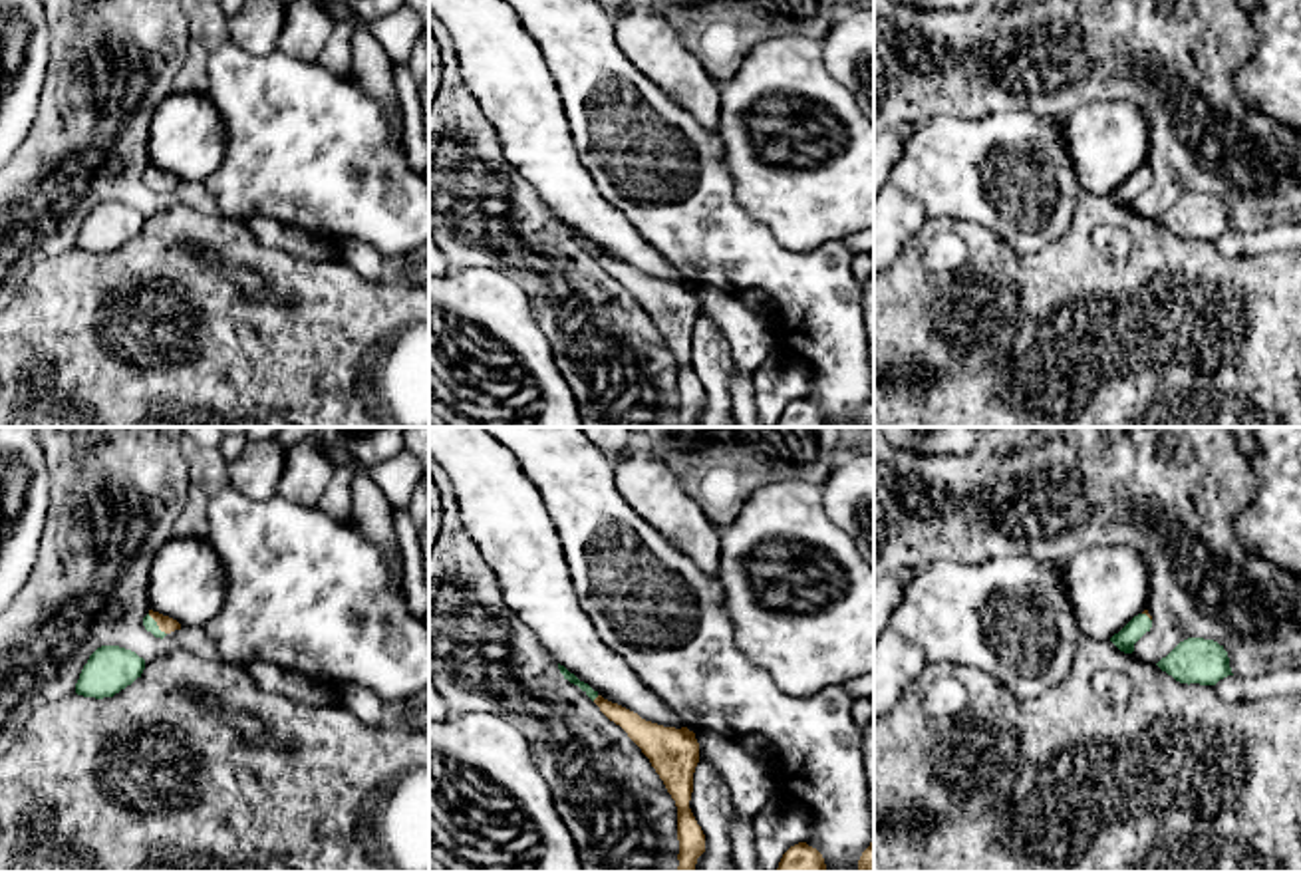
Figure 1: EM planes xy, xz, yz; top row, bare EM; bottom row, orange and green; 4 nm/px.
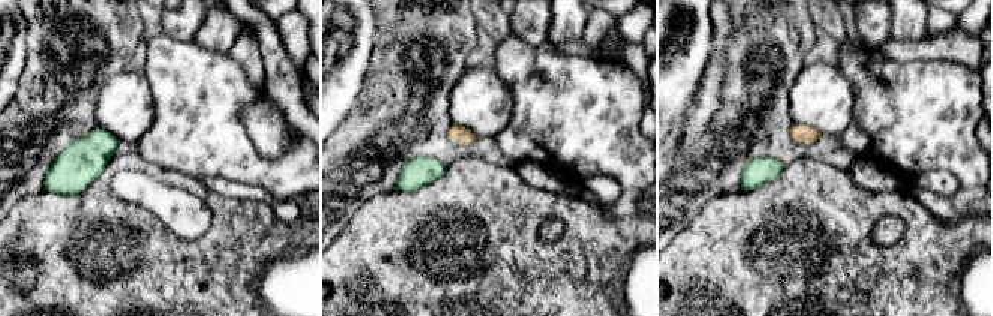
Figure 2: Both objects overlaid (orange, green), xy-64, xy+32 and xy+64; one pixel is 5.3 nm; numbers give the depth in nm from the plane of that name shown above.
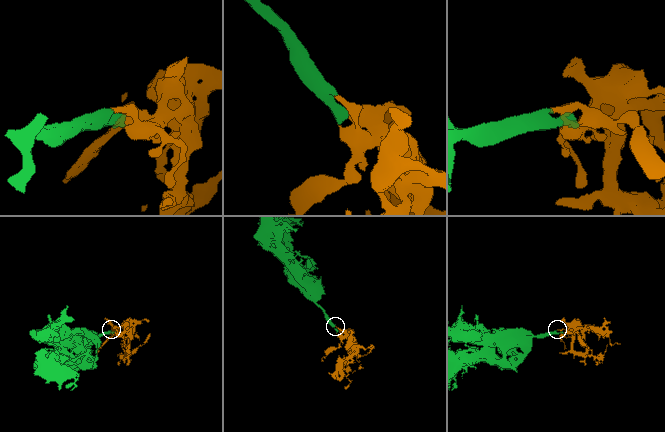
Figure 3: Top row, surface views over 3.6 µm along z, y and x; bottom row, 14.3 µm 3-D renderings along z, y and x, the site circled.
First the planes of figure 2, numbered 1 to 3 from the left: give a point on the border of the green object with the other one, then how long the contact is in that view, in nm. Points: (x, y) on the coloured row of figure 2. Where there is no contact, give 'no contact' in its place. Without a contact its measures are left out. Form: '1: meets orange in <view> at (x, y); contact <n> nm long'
1: no contact
2: meets orange in xy+32 at (453, 140); contact 30 nm long
3: no contact

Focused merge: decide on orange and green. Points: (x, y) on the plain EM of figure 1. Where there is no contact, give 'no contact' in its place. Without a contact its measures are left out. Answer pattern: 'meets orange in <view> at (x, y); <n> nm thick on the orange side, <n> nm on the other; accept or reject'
meets orange in xy at (157, 179); 70 nm thick on the orange side, 50 nm on the other; accept

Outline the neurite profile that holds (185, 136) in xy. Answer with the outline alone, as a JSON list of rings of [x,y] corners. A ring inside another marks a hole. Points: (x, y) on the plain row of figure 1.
[[[173,91],[155,109],[147,129],[147,155],[153,167],[169,171],[181,183],[205,181],[224,159],[224,129],[207,93]]]

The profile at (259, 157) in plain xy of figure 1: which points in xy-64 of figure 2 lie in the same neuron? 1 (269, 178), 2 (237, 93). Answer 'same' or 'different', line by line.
1: same
2: same

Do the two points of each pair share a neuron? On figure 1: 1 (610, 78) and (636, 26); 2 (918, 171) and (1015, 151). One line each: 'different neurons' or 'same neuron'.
1: different neurons
2: same neuron

